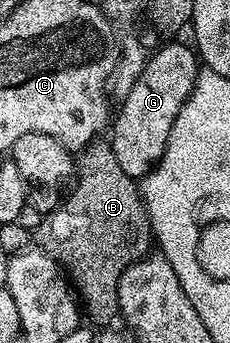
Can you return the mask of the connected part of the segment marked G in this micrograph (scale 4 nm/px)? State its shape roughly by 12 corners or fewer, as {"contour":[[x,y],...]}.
{"contour":[[188,42],[150,54],[111,123],[123,173],[144,177],[199,74]]}

